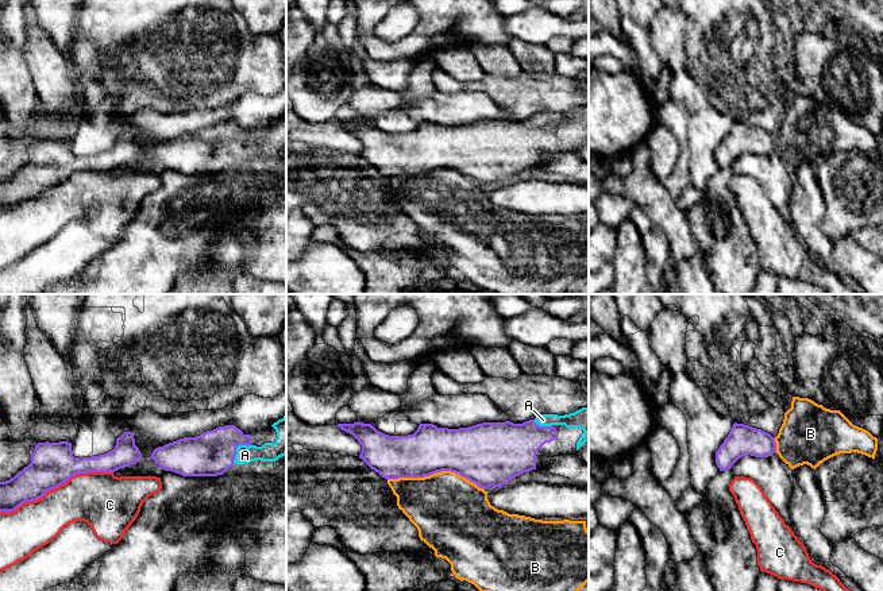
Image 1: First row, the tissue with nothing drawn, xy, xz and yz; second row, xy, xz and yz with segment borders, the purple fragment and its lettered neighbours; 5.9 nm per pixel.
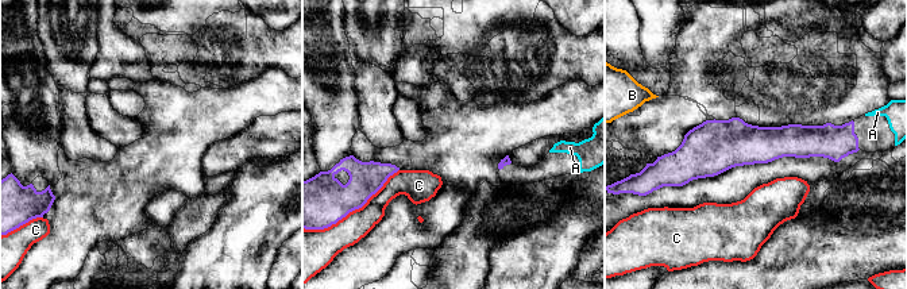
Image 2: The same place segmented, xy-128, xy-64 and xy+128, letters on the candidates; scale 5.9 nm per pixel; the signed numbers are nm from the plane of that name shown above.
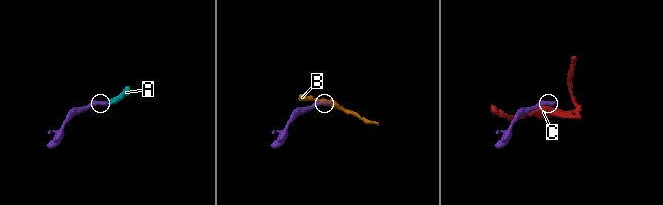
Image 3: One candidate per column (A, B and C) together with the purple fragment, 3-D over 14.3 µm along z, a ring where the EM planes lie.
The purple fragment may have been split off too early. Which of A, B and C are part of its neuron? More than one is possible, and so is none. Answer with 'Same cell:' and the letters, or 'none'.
Same cell: A

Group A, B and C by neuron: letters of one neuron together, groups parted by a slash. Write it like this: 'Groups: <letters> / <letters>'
Groups: A / B / C

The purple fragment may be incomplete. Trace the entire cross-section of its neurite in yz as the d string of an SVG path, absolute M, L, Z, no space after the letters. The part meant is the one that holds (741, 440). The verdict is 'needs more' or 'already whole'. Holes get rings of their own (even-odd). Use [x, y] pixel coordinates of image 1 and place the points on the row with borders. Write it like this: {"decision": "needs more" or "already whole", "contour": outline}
{"decision": "already whole", "contour": "M734 422L716 452L716 464L720 471L726 471L745 455L768 457L772 453L776 453L775 437L761 429Z"}

